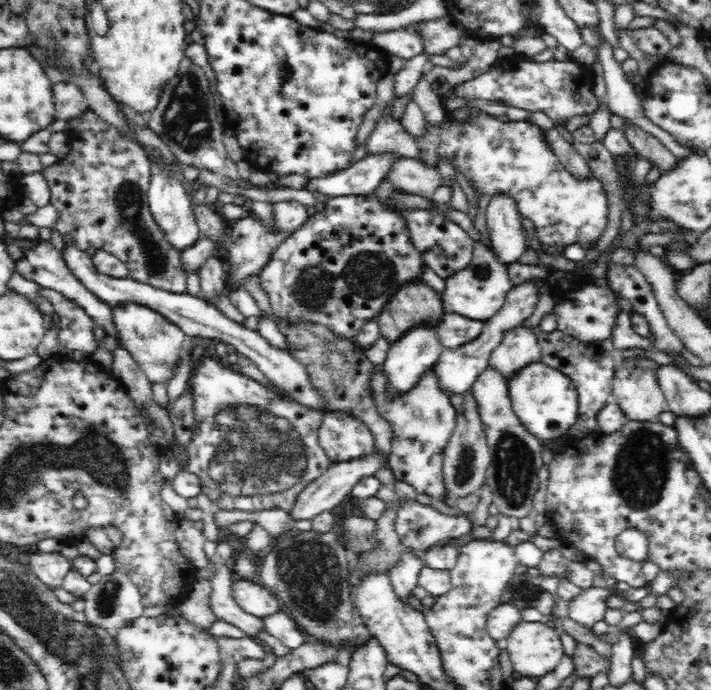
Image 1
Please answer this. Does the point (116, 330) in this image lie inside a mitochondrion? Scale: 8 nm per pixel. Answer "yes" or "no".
no

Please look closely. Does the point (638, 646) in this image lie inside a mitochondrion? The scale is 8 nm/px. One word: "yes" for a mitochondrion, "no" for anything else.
no

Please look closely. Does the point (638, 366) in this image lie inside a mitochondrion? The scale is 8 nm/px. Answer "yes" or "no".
yes

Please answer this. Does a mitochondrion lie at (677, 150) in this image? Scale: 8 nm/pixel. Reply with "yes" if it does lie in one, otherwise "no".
no

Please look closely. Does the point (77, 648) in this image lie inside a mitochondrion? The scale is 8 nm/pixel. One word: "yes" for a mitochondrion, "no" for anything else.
yes

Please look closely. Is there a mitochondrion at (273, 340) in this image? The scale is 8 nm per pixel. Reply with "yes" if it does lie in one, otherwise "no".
no

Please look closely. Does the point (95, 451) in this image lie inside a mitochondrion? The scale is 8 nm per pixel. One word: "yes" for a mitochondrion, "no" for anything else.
yes

